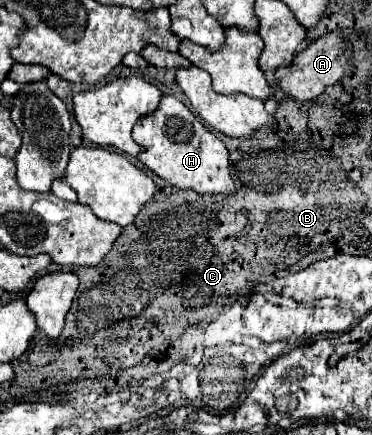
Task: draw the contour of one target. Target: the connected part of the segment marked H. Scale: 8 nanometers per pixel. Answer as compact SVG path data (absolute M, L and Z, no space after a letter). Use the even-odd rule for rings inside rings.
M164 95L156 113L142 117L132 131L138 145L144 145L144 153L138 161L146 165L154 175L162 177L178 189L192 189L198 195L232 195L236 193L230 177L228 149L224 143L210 133L202 121L176 97Z

